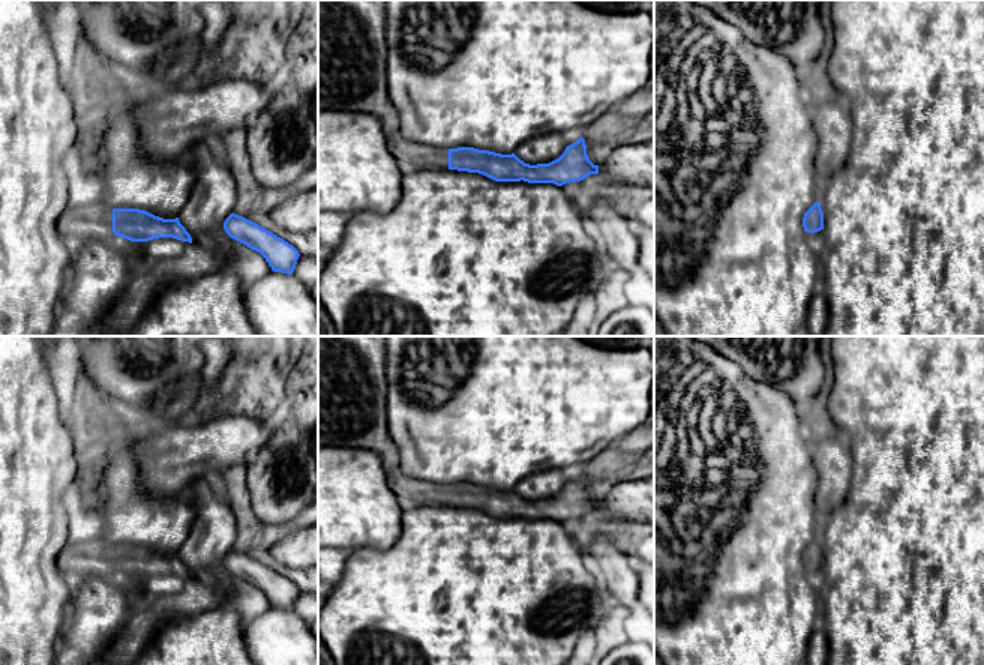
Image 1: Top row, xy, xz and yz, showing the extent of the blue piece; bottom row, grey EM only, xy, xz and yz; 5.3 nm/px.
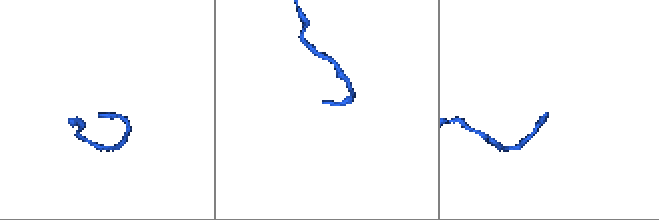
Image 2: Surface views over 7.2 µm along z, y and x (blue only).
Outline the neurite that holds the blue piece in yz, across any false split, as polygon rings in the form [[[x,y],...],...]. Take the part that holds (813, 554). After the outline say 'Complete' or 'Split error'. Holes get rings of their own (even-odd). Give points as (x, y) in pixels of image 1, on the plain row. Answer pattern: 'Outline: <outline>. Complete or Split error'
Outline: [[[814,539],[802,554],[802,563],[806,567],[807,576],[812,578],[812,587],[819,591],[822,590],[825,581],[820,572],[824,570],[824,548],[820,539]]]. Split error

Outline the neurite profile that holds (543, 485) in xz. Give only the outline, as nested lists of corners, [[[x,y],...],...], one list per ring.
[[[546,470],[524,477],[516,486],[514,491],[530,501],[549,500],[558,495],[567,480],[561,470]]]

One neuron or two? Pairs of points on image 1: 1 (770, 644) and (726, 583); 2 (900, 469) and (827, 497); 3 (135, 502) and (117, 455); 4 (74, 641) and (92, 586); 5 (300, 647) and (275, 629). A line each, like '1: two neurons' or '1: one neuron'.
1: one neuron
2: two neurons
3: one neuron
4: one neuron
5: one neuron

